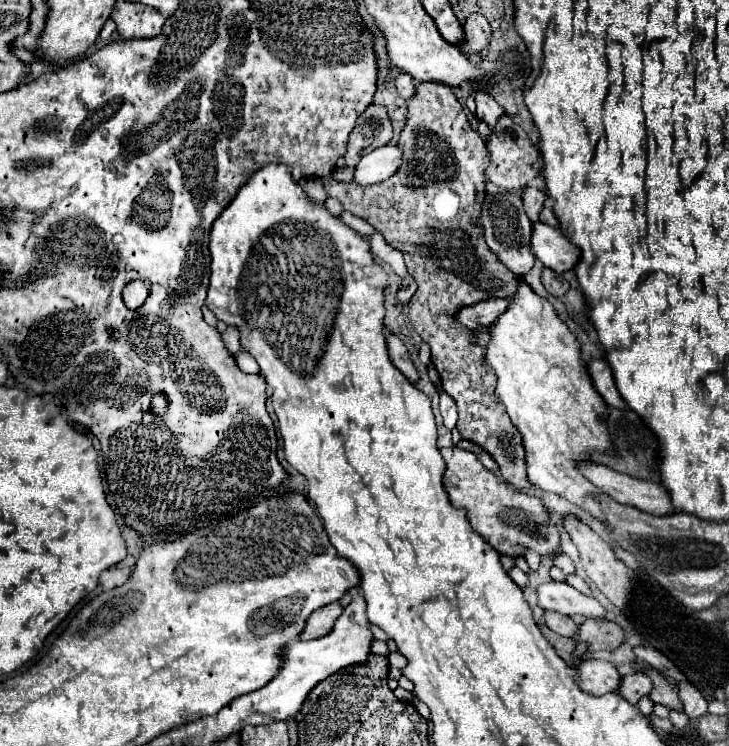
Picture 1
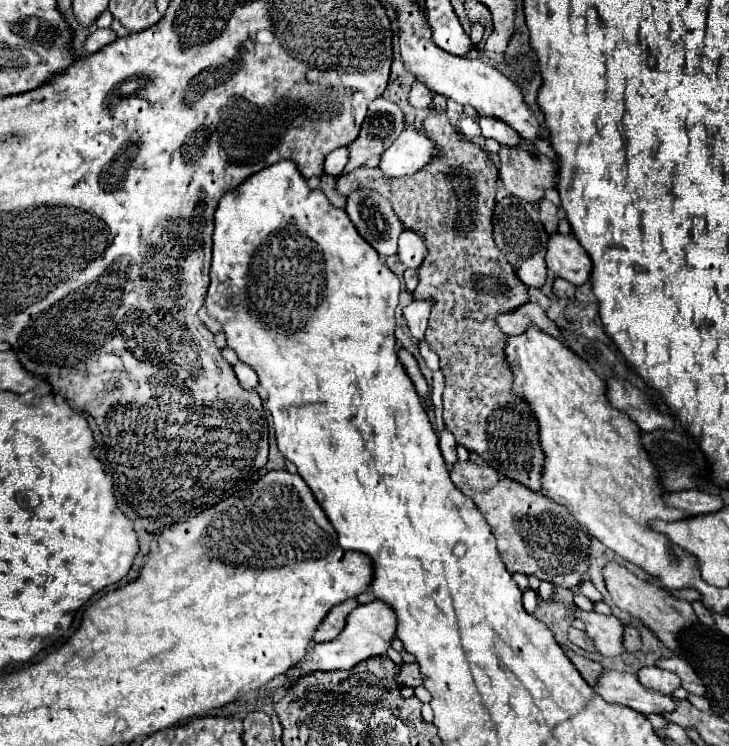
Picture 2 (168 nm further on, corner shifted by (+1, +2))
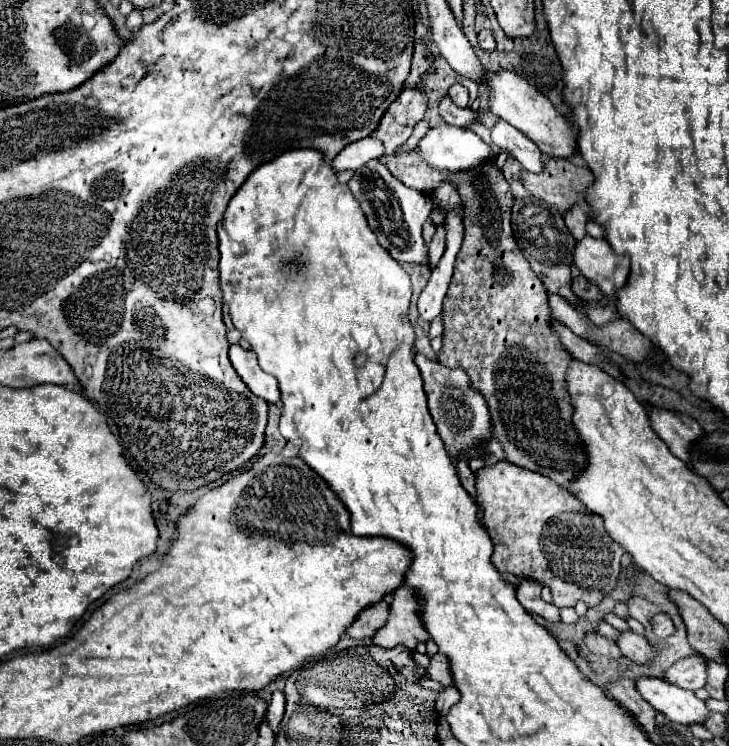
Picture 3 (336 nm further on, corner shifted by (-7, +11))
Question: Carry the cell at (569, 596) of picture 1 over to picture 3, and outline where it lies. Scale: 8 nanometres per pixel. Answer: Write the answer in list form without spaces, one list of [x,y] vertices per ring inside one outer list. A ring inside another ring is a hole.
[[[632,630],[620,632],[616,644],[618,644],[618,648],[622,650],[624,656],[628,656],[630,660],[634,660],[638,664],[646,664],[652,658],[652,648],[650,648],[648,640],[644,636],[632,632]]]

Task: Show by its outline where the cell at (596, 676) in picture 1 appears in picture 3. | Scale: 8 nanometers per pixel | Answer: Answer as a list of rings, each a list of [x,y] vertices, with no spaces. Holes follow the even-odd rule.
[[[638,676],[634,680],[636,690],[640,696],[654,706],[658,712],[668,716],[672,722],[678,724],[702,724],[710,710],[702,700],[694,696],[694,692],[688,692],[684,688],[676,688],[674,684],[668,684],[662,678],[652,676]]]

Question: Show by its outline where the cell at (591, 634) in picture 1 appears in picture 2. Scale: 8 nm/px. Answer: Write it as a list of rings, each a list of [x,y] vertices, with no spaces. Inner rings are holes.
[[[628,625],[624,629],[624,647],[628,651],[638,651],[642,647],[642,637],[640,637],[640,633],[632,625]]]

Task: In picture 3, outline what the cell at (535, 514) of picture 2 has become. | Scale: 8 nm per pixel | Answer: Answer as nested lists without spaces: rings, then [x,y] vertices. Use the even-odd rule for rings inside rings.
[[[496,462],[476,472],[476,502],[482,508],[484,524],[488,532],[492,532],[492,540],[496,542],[492,556],[496,568],[514,576],[522,574],[538,582],[548,582],[552,588],[554,606],[574,606],[576,600],[584,600],[588,606],[596,606],[606,594],[616,588],[624,550],[608,536],[608,532],[604,532],[600,516],[590,512],[584,502],[576,500],[576,496],[572,496],[560,484],[536,472],[516,468],[510,462]]]

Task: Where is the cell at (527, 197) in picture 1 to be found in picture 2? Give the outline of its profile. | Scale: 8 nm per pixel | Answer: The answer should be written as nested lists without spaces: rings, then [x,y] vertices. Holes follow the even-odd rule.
[[[546,199],[540,203],[540,221],[544,223],[544,229],[548,233],[558,233],[558,221],[560,221],[558,209]]]

